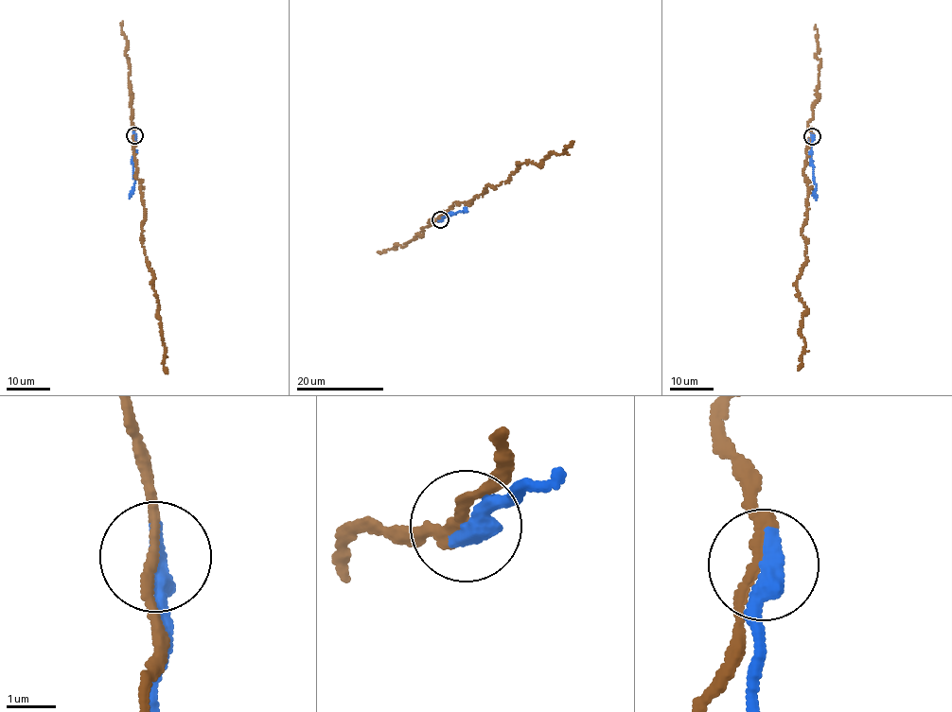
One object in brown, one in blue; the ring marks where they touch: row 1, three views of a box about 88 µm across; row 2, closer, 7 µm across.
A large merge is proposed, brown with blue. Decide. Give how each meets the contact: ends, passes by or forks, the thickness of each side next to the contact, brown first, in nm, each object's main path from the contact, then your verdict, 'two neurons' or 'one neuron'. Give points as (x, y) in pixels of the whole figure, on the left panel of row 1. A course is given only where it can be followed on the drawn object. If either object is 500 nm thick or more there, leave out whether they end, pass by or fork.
brown passes by | blue ends | 180/440 nm | brown via (134, 135), (135, 176), (145, 210), (142, 247), (152, 271), (152, 288), (165, 348), (163, 367), (167, 373) | blue via (134, 135), (132, 163), (134, 183), (130, 198) | two neurons

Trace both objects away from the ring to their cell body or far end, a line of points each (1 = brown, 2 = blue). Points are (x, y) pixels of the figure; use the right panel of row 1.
1: (811, 137), (803, 170), (808, 191), (802, 232), (806, 264), (796, 283), (806, 309), (798, 369)
2: (812, 137), (810, 157), (816, 199)

